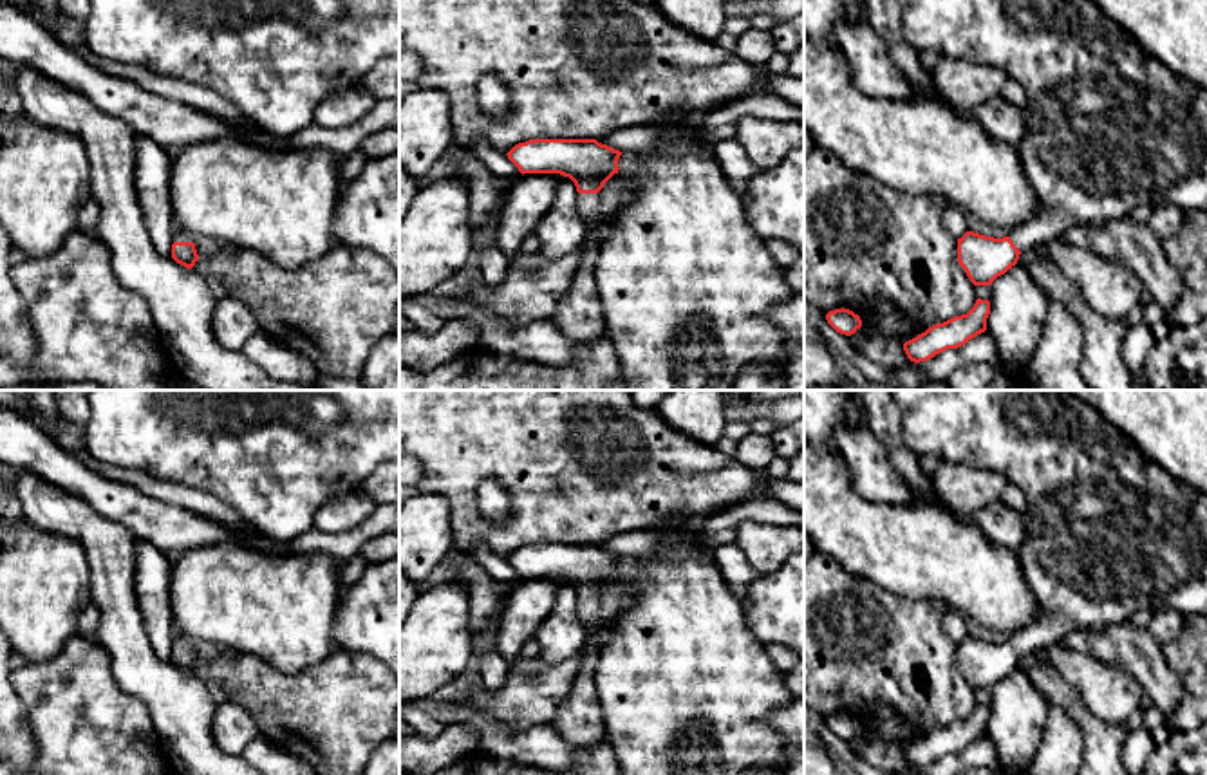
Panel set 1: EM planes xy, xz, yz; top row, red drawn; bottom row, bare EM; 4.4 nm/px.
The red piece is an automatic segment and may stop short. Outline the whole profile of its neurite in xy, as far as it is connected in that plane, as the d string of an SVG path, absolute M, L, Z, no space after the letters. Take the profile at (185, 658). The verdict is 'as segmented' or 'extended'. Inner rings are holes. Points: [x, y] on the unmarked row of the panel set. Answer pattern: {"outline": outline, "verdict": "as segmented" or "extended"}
{"outline": "M173 629L173 636L172 636L172 663L192 674L195 670L195 667L199 665L195 649L193 649L193 641L186 636L182 636L177 629Z", "verdict": "extended"}

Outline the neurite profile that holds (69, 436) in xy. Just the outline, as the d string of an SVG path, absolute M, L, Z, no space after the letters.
M9 408L20 416L23 416L27 421L42 428L47 435L52 437L52 441L67 450L70 455L78 459L85 459L89 455L87 446L85 446L85 435L83 435L83 425L63 421L58 416L58 421L54 426L49 426L36 412L33 410L16 410Z

